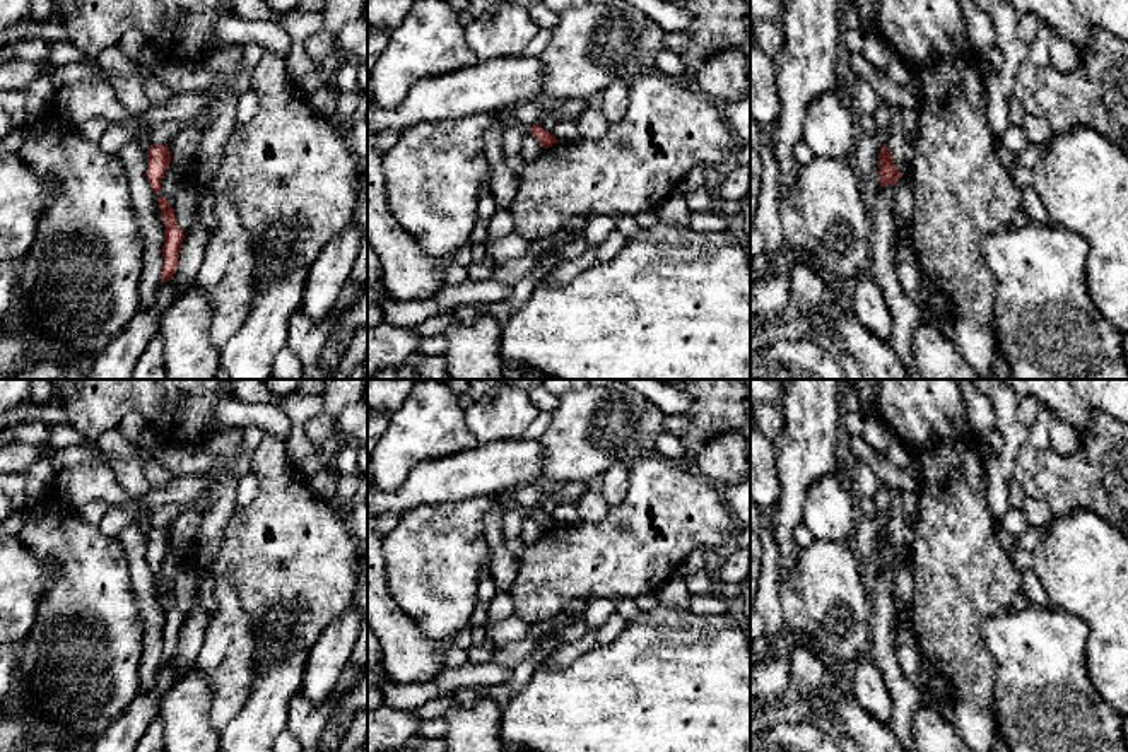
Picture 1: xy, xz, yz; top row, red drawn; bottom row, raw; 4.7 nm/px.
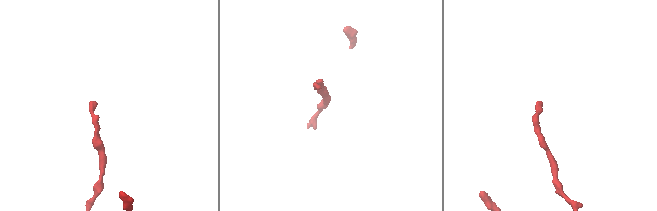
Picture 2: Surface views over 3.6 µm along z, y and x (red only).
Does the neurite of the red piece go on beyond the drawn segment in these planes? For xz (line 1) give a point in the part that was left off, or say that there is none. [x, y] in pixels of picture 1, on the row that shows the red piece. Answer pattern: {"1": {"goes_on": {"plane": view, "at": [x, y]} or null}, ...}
{"1": {"goes_on": null}}

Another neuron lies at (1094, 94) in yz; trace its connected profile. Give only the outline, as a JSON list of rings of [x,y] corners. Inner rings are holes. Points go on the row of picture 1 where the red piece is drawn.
[[[1090,24],[1090,43],[1085,46],[1084,53],[1078,55],[1077,68],[1073,72],[1060,72],[1051,63],[1041,67],[1025,60],[1013,77],[1013,96],[1020,101],[1027,116],[1046,120],[1053,133],[1085,126],[1101,133],[1128,154],[1128,41],[1113,32]]]

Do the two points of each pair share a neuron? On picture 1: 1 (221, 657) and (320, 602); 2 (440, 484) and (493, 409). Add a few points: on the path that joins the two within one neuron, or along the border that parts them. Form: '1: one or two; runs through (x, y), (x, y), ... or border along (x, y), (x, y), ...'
1: two; border along (238, 593), (238, 602), (250, 617), (253, 631)
2: two; border along (518, 436), (479, 445)

